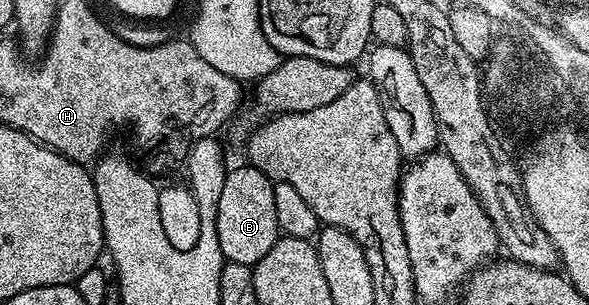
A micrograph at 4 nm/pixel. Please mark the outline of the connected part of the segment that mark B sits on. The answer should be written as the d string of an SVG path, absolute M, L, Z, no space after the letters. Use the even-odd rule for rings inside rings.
M250 164L236 170L228 169L223 175L223 187L217 200L215 227L224 259L237 264L255 267L265 252L273 248L281 235L277 224L277 207L273 205L275 183Z

